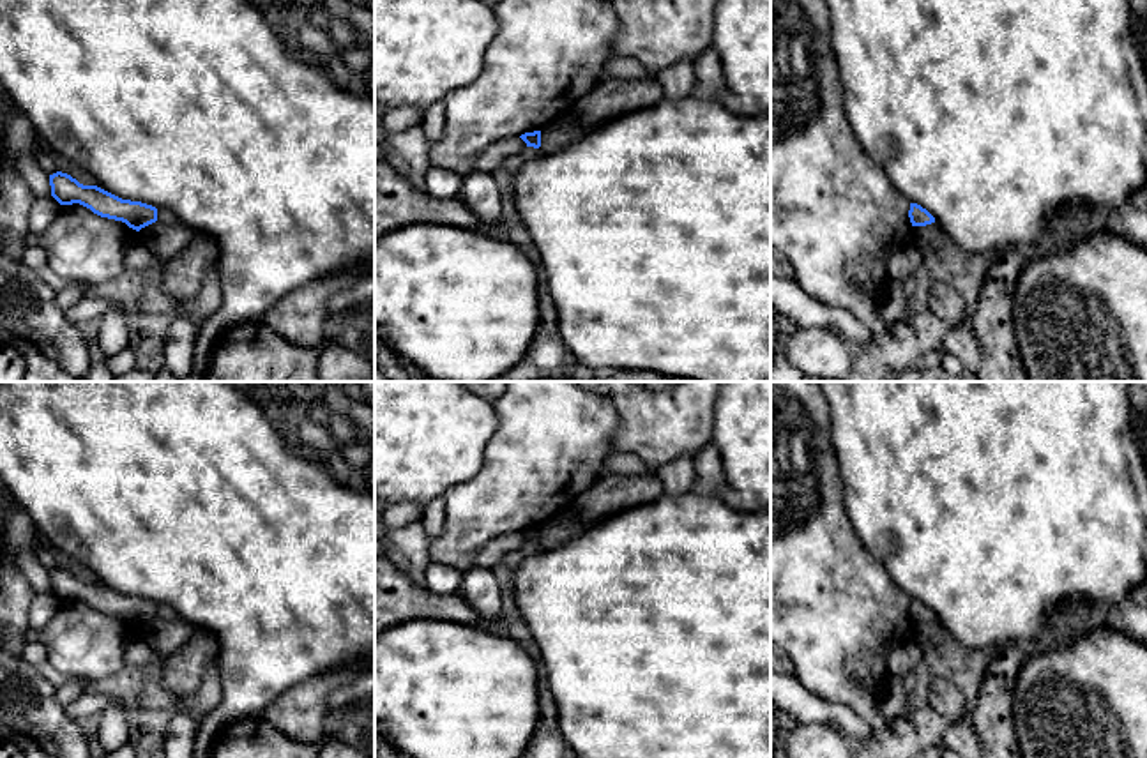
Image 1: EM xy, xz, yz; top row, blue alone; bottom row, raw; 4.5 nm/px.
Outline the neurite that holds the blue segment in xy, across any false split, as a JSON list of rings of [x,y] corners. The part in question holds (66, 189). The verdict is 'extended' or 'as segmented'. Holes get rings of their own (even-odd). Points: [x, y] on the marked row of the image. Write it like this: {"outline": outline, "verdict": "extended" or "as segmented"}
{"outline": [[[67,173],[49,175],[51,196],[60,205],[80,203],[94,214],[125,223],[140,231],[157,221],[157,208],[141,201],[122,200],[97,186],[83,186]]], "verdict": "as segmented"}

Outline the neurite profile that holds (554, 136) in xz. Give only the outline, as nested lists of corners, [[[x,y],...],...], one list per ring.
[[[553,122],[541,129],[541,154],[548,155],[564,147],[574,145],[583,136],[583,129],[566,129],[560,122]]]

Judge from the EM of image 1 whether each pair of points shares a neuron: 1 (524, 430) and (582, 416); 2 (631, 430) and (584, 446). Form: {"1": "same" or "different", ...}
{"1": "same", "2": "different"}

